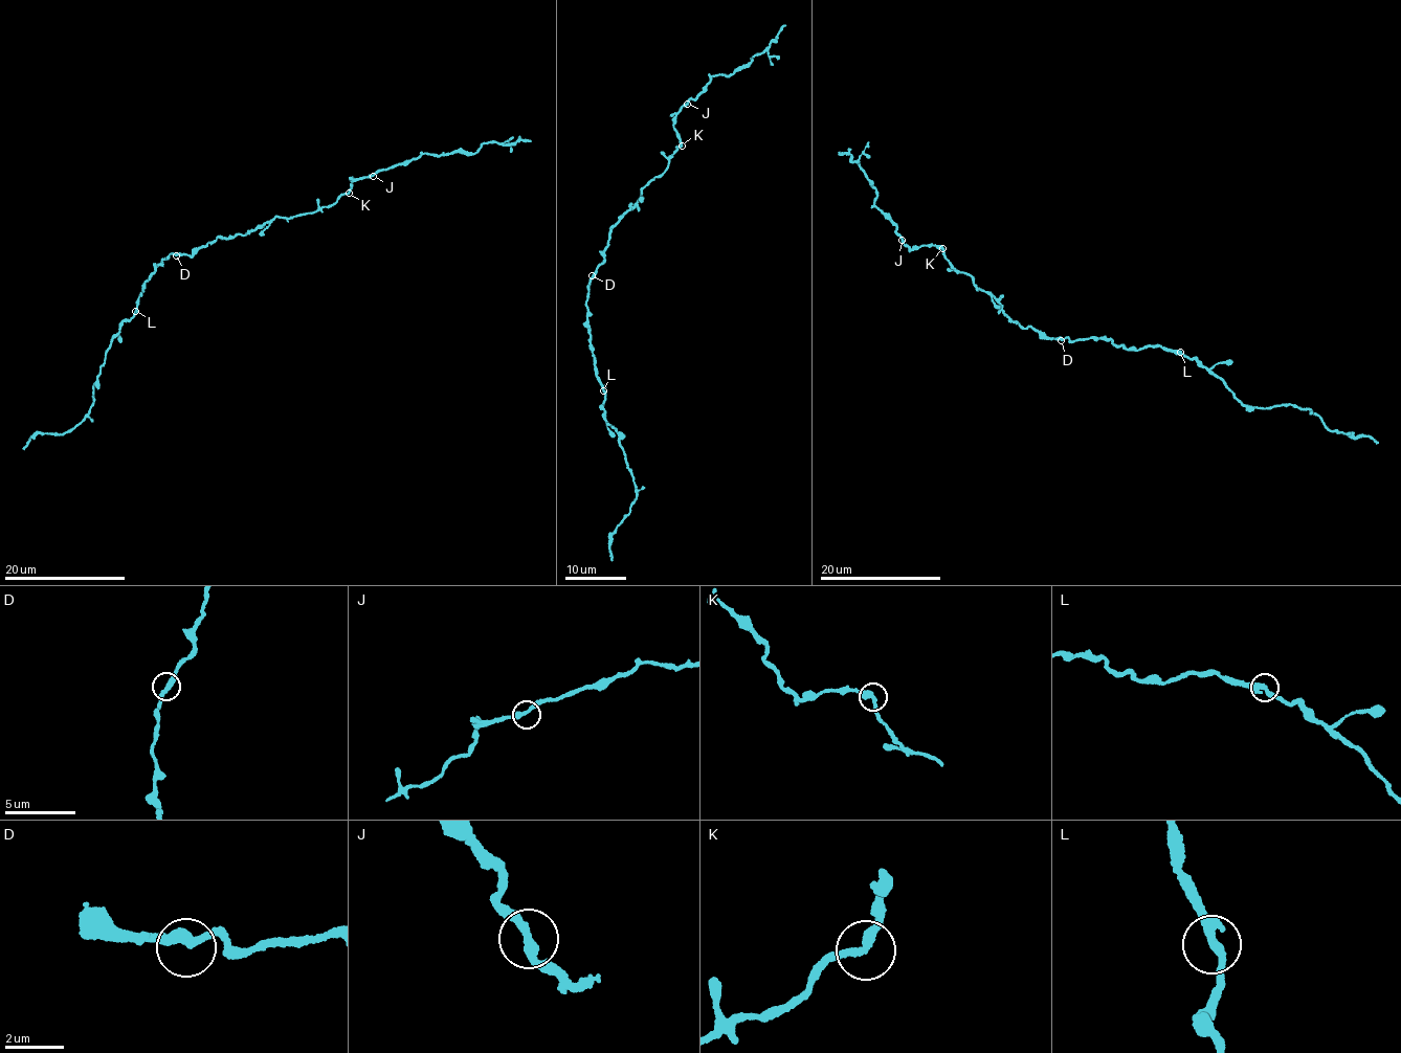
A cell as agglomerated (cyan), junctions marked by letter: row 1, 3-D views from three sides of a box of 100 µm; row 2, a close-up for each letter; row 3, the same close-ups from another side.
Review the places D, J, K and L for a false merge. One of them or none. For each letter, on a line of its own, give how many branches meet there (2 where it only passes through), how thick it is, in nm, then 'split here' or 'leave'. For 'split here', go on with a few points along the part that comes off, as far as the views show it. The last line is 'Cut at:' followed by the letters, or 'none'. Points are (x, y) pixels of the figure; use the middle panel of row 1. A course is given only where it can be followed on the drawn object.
D: branches 2; calibre 320 nm; leave
J: branches 2; calibre 300 nm; leave
K: branches 2; calibre 320 nm; leave
L: branches 2; calibre 320 nm; split here; course (603, 390), (604, 420), (617, 431), (637, 493), (630, 511), (612, 535), (613, 560)
Cut at: L

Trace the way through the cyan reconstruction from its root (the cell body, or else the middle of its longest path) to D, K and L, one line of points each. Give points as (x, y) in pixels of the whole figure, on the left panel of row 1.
D: (196, 250), (190, 258), (176, 255)
K: (196, 250), (218, 237), (245, 234), (279, 216), (314, 213), (349, 193)
L: (196, 250), (190, 258), (171, 253), (163, 260), (141, 287), (136, 310)

